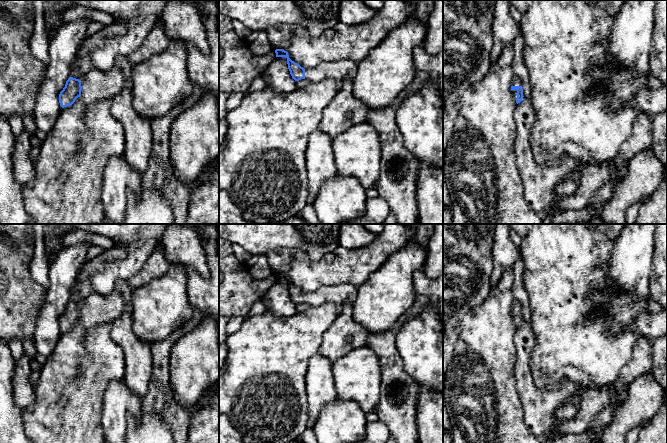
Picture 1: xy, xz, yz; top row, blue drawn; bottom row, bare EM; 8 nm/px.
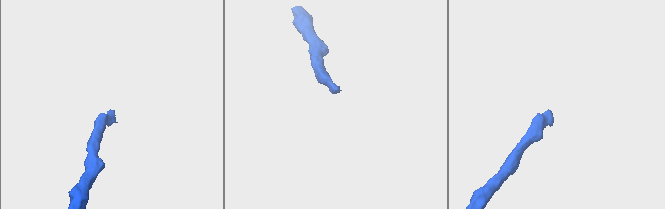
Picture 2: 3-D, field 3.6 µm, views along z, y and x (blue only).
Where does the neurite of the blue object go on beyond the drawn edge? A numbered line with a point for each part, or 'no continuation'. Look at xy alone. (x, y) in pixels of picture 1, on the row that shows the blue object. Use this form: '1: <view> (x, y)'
1: xy (96, 85)

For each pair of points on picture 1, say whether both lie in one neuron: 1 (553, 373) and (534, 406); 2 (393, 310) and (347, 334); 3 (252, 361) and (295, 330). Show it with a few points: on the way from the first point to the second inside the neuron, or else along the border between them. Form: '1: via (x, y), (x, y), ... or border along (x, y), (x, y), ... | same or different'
1: border along (530, 370), (541, 389), (555, 389), (565, 379) | different
2: border along (351, 305), (353, 319), (368, 334) | different
3: via (263, 361), (284, 341) | same

